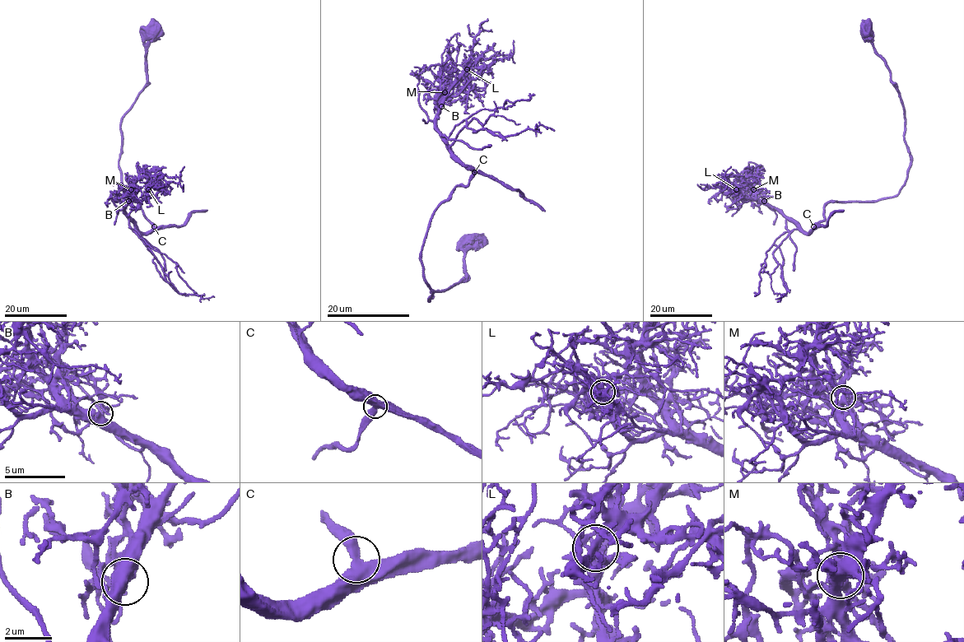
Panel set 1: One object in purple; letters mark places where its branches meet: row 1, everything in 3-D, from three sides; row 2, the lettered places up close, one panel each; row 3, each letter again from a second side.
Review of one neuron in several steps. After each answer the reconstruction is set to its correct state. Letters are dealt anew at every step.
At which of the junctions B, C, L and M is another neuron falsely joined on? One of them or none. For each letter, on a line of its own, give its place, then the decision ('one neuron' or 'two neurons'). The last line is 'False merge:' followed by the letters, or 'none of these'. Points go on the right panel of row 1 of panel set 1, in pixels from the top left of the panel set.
B: at (764, 201); one neuron
C: at (813, 226); one neuron
L: at (736, 189); one neuron
M: at (753, 189); one neuron
False merge: none of these

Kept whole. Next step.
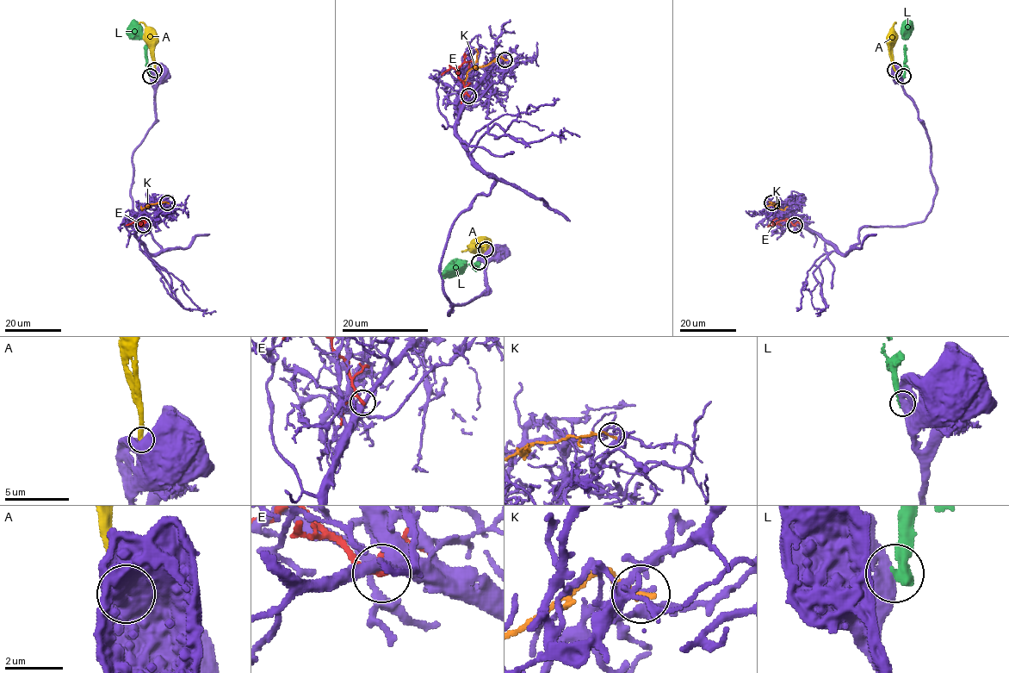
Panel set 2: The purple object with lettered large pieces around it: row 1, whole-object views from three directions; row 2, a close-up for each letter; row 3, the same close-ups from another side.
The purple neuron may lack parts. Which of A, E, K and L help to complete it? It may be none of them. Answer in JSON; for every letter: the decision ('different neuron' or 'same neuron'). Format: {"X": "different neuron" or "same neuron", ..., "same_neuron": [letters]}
{"A": "different neuron", "E": "different neuron", "K": "different neuron", "L": "different neuron", "same_neuron": []}

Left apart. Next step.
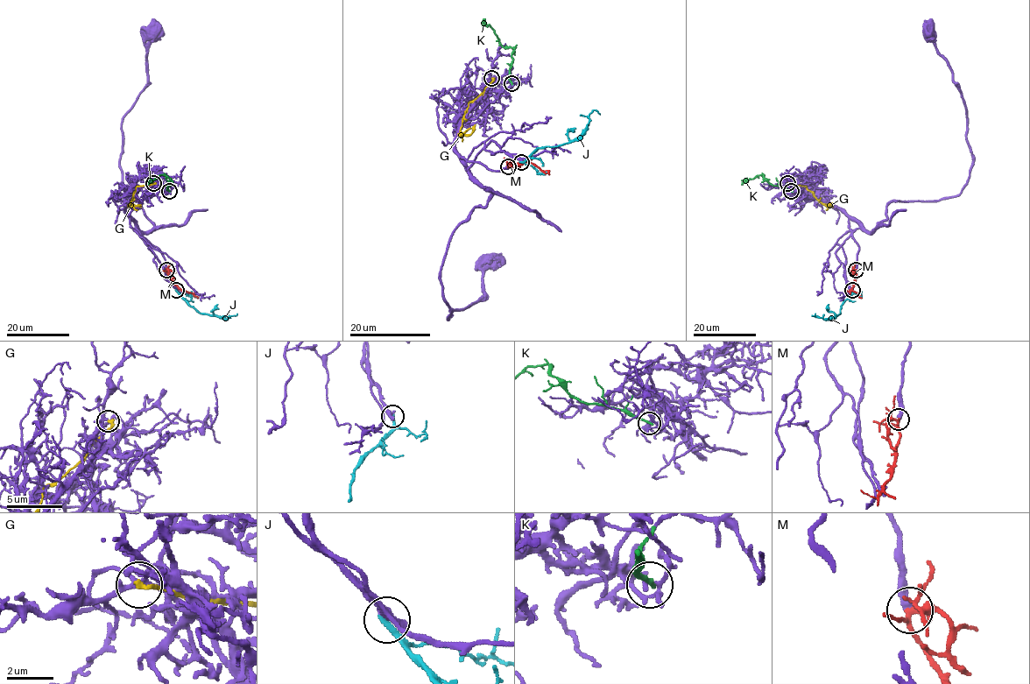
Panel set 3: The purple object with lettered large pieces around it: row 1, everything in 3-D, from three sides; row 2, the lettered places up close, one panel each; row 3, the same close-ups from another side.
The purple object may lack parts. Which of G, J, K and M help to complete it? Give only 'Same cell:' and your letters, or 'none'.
Same cell: M

